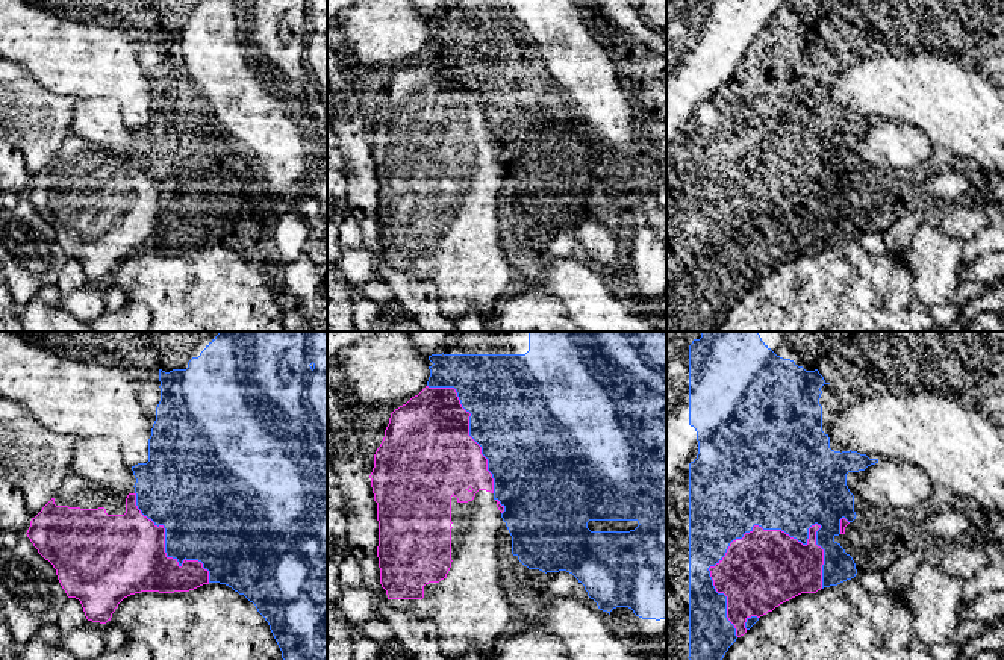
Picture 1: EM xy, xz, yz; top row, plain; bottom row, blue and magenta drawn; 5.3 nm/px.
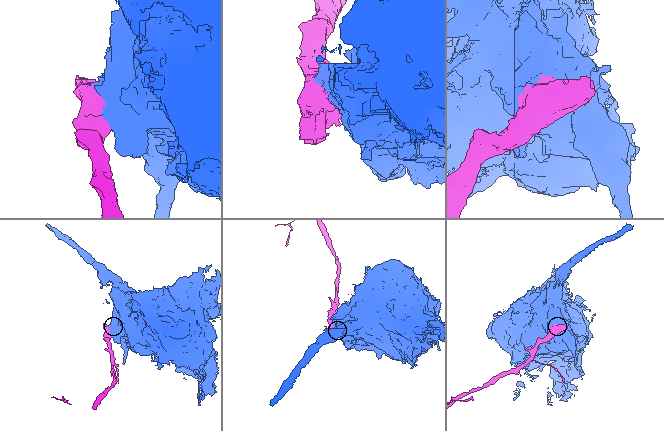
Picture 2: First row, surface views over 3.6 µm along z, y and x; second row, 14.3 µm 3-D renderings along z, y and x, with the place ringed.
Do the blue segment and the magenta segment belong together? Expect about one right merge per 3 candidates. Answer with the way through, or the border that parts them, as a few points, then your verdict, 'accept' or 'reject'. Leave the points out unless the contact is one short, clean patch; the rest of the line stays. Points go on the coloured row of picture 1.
reject

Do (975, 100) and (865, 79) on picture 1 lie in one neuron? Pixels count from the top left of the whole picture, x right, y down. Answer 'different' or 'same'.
same

